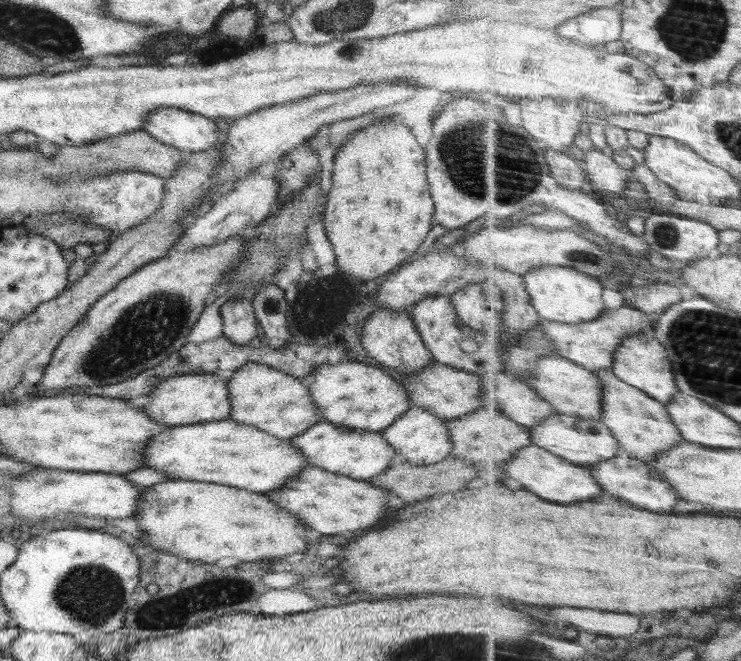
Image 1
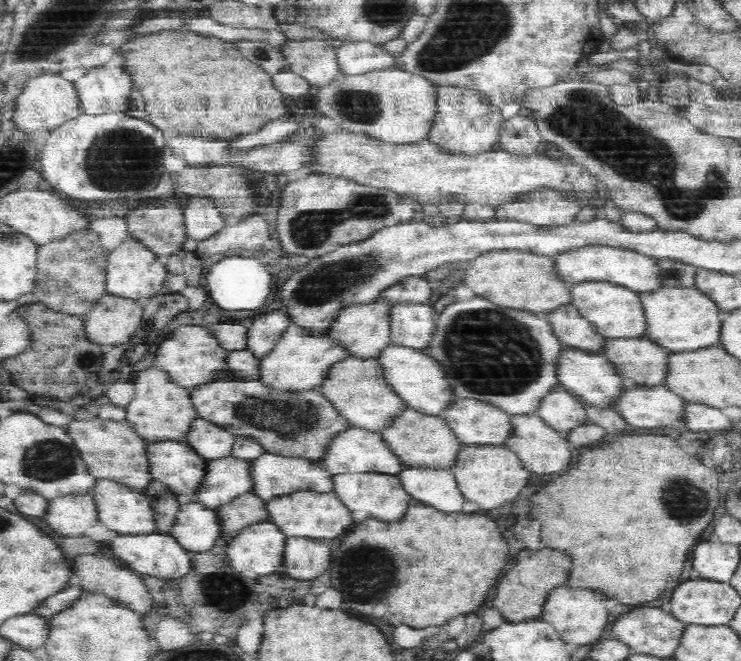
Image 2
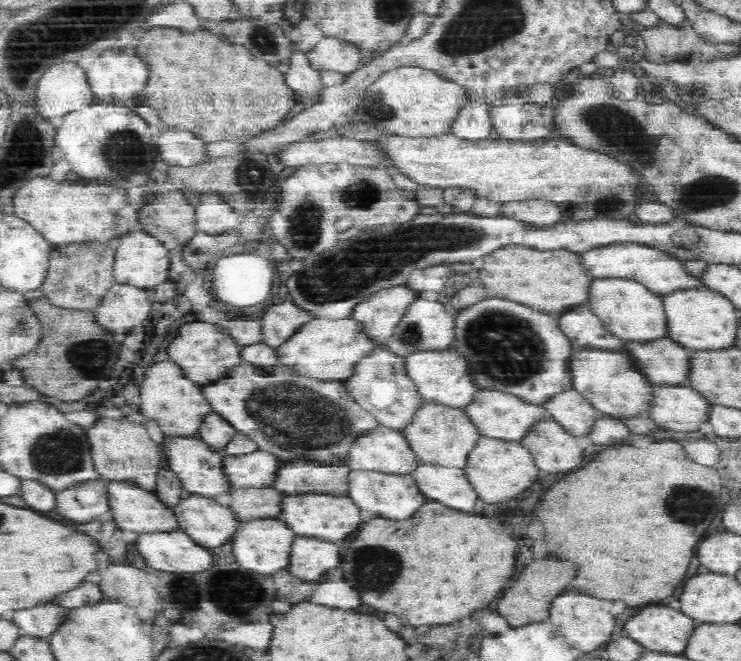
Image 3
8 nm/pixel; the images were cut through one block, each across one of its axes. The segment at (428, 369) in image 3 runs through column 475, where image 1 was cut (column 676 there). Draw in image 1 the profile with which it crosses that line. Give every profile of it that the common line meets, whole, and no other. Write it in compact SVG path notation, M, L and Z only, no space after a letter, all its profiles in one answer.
M655 331L628 336L616 352L616 362L611 369L618 378L624 379L624 382L641 388L662 402L674 402L674 398L680 394L680 387L676 382L674 361L668 353L667 346L664 346L664 343L656 337Z

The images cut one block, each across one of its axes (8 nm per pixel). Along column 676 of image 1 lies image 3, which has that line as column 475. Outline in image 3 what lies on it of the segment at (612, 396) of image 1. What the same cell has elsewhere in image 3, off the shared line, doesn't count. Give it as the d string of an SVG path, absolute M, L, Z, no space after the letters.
M441 402L424 403L417 410L414 420L403 429L403 433L423 464L461 467L462 469L468 464L473 448L482 438L465 407L450 406Z

